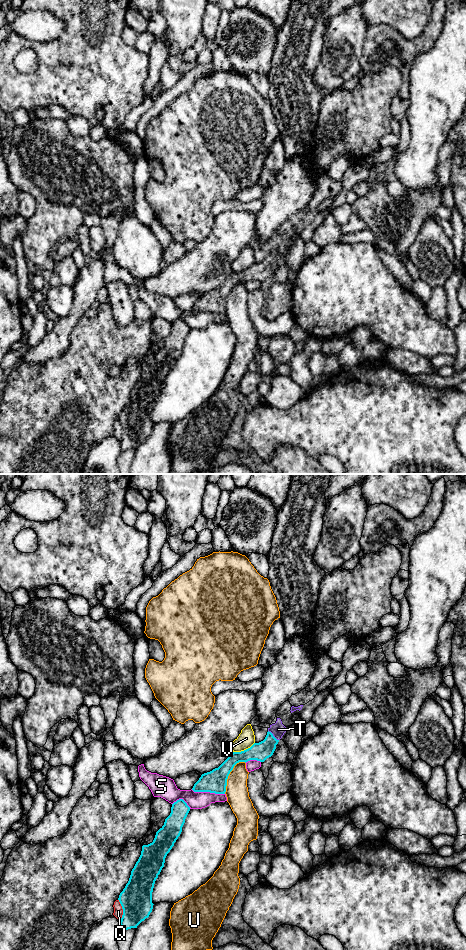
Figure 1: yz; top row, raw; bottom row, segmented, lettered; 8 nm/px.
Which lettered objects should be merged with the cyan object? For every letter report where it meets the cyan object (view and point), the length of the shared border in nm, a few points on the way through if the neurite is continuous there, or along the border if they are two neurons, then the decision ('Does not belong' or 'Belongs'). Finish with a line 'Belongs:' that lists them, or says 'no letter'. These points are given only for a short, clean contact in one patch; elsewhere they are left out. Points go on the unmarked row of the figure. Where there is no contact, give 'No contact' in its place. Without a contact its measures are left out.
Q: Touches cyan at yz (123, 430). Shared border 180 nm. Does not belong
S: Touches cyan at yz (208, 311). Shared border 280 nm. Does not belong
T: Touches cyan at yz (272, 255). Shared border 120 nm. Path across: yz (260, 271), (271, 260), (272, 255), (278, 249). Belongs
U: Touches cyan at yz (228, 295). Shared border 300 nm. Does not belong
V: Touches cyan at yz (244, 270). Shared border 190 nm. Boundary: yz (254, 262), (243, 270), (233, 272). Does not belong
Belongs: T

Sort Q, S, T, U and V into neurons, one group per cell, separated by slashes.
Q / S / T / U / V

